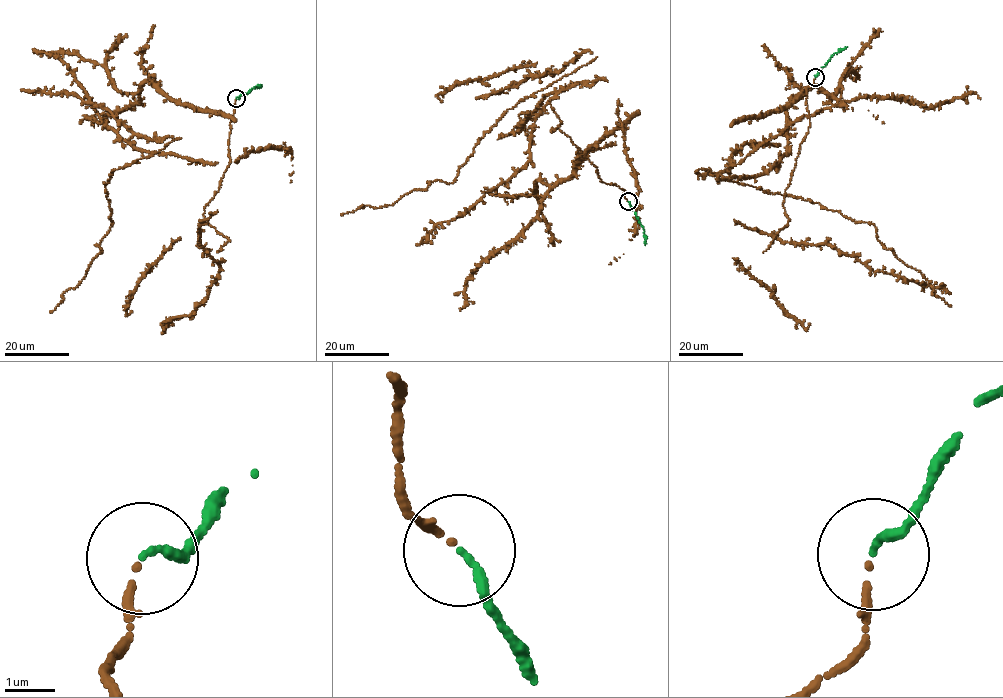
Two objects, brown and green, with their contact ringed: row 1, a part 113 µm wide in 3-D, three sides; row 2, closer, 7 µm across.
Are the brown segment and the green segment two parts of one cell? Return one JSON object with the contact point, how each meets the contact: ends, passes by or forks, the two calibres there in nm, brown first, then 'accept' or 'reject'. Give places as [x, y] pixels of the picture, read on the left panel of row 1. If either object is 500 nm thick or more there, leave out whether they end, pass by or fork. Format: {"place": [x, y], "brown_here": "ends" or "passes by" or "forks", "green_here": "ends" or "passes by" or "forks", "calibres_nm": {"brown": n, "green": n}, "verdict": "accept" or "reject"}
{"place": [236, 98], "brown_here": "ends", "green_here": "ends", "calibres_nm": {"brown": 120, "green": 150}, "verdict": "accept"}

